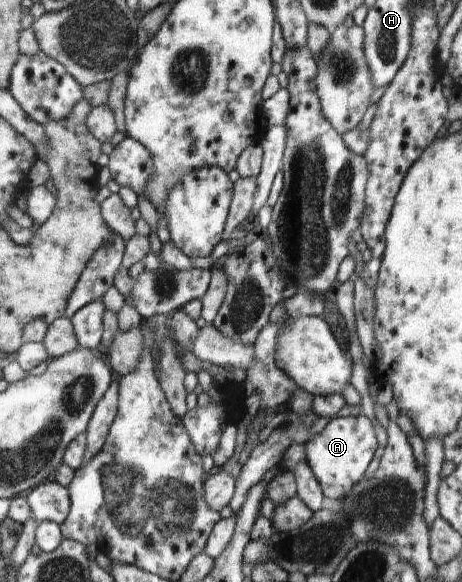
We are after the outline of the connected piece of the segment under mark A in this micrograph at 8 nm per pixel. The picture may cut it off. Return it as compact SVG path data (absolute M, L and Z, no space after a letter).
M366 415L332 418L323 432L312 435L305 443L305 461L319 480L323 495L336 503L343 500L355 484L370 475L369 464L377 448L375 428Z

